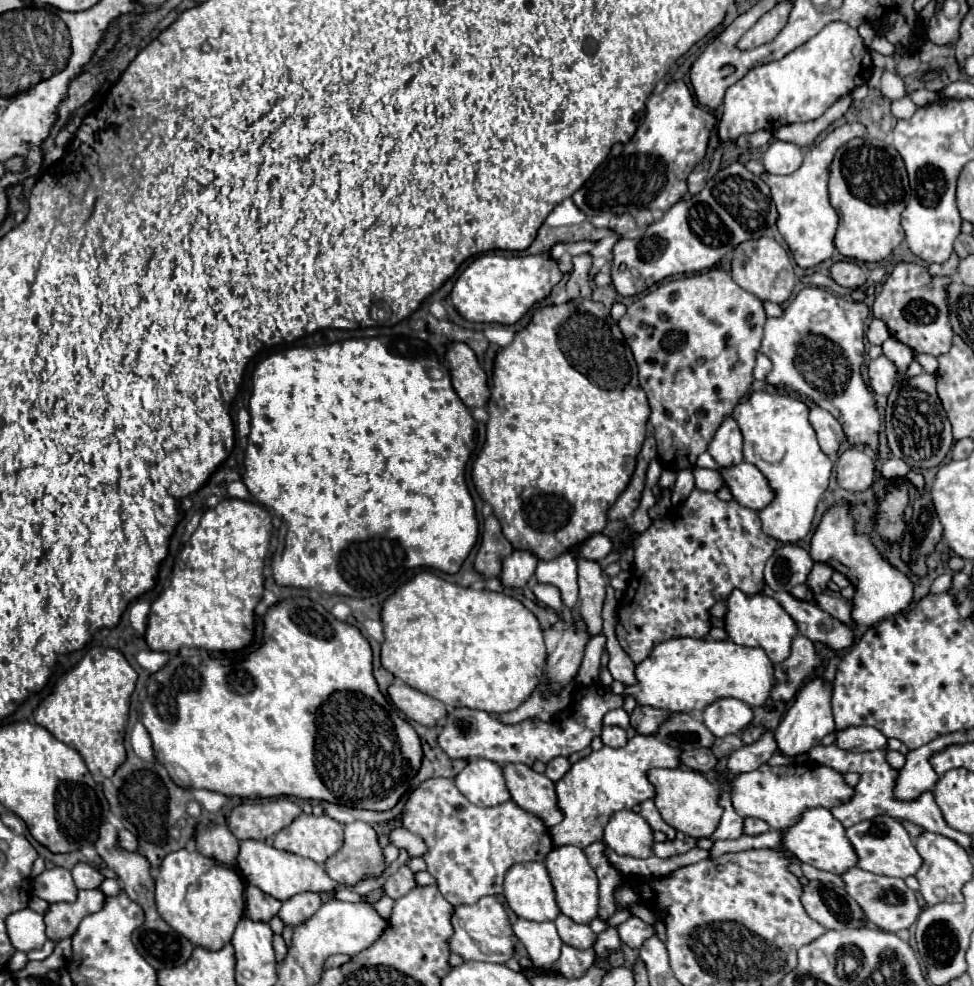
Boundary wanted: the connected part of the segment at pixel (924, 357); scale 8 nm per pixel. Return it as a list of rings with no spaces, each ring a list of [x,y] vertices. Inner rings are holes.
[[[915,354],[915,360],[921,364],[921,368],[929,374],[937,372],[937,358],[929,356],[929,354]]]

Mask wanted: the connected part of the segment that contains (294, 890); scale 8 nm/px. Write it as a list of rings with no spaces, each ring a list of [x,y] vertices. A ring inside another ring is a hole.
[[[243,840],[241,842],[241,850],[237,856],[237,868],[249,884],[257,886],[261,892],[277,898],[279,902],[285,902],[291,896],[301,894],[301,892],[315,892],[315,894],[325,892],[325,894],[329,894],[329,892],[335,892],[339,888],[339,884],[333,882],[325,874],[321,864],[317,864],[309,858],[291,854],[291,852],[277,850],[277,848],[273,848],[265,842],[259,842],[259,840]]]

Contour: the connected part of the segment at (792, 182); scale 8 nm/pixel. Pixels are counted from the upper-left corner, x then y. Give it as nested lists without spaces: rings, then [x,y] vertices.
[[[859,122],[843,124],[843,126],[835,128],[831,134],[827,134],[819,144],[809,148],[805,152],[803,166],[799,170],[795,170],[793,174],[787,174],[787,176],[775,176],[775,174],[767,174],[767,172],[761,174],[761,180],[771,188],[771,196],[777,206],[777,212],[779,212],[777,228],[779,228],[783,240],[787,242],[797,266],[801,266],[801,268],[817,266],[819,262],[831,258],[831,254],[835,250],[833,236],[835,236],[839,216],[837,216],[835,208],[831,206],[829,194],[827,194],[829,166],[831,166],[831,160],[833,160],[837,148],[841,148],[845,142],[849,142],[851,138],[857,138],[857,136],[865,136],[863,124],[859,124]]]

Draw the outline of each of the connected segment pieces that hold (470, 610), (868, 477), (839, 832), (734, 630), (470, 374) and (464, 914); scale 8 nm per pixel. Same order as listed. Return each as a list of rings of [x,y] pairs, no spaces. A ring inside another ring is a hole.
[[[419,572],[385,600],[381,610],[385,642],[381,664],[411,688],[437,698],[451,708],[473,708],[489,714],[503,714],[519,708],[543,680],[545,642],[539,620],[519,600],[489,592],[449,584],[431,572]]]
[[[859,448],[845,450],[837,460],[837,482],[851,492],[863,492],[871,488],[875,480],[875,462]]]
[[[813,808],[803,814],[803,818],[785,830],[783,846],[791,850],[801,862],[813,864],[819,870],[833,872],[833,874],[845,874],[849,868],[857,866],[857,854],[855,848],[851,846],[849,838],[845,836],[845,828],[841,826],[839,820],[833,818],[833,814],[827,808]]]
[[[733,590],[727,598],[727,608],[729,612],[725,616],[725,630],[735,644],[763,648],[773,664],[779,664],[785,658],[789,658],[791,640],[799,634],[799,630],[795,620],[783,610],[783,606],[775,598],[765,594],[747,596],[741,590]]]
[[[451,344],[447,352],[451,380],[457,396],[467,408],[483,408],[489,400],[487,374],[479,366],[475,352],[467,344]]]
[[[485,896],[477,904],[471,906],[455,906],[451,916],[451,924],[455,934],[449,942],[451,952],[459,954],[463,960],[481,960],[481,962],[497,962],[505,964],[515,956],[515,944],[519,942],[513,934],[511,920],[503,908],[503,904],[495,896]]]

